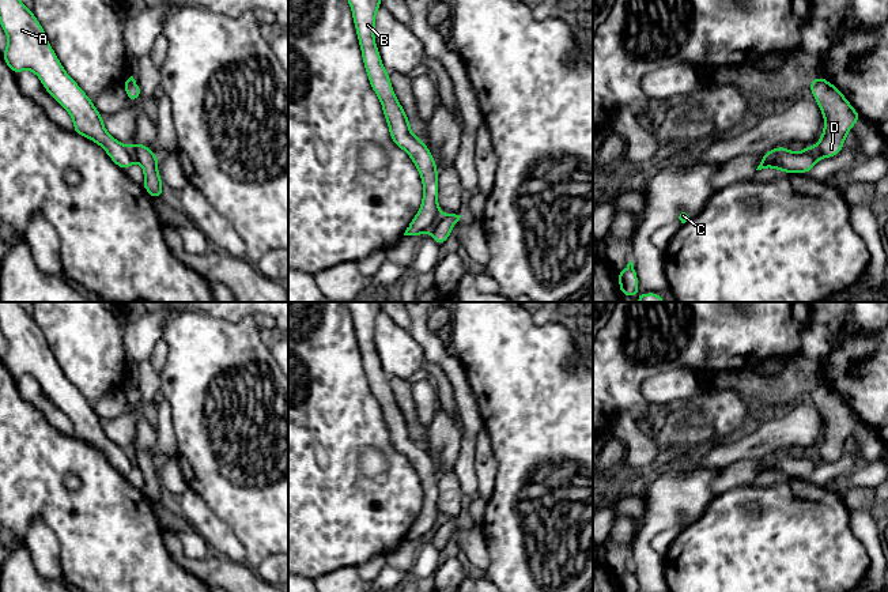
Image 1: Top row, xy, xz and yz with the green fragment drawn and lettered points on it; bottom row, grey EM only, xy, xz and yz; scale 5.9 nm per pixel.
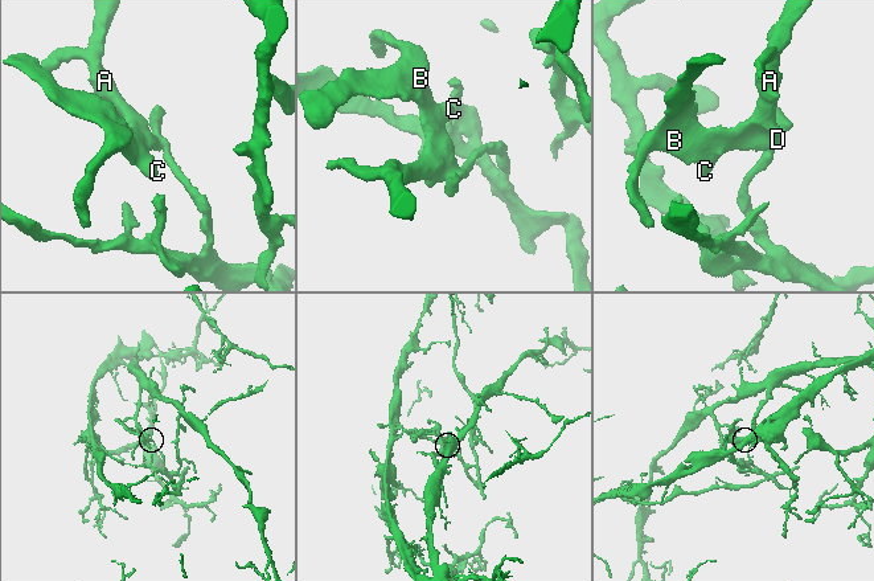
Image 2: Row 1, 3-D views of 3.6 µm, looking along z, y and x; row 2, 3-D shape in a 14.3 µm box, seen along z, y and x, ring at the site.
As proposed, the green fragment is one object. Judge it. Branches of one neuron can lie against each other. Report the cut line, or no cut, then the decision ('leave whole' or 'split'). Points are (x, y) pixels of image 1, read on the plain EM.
cut in xz along (442, 519), (429, 535); split

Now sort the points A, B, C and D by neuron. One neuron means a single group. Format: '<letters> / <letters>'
A B C / D

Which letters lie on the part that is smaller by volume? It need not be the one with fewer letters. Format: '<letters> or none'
D

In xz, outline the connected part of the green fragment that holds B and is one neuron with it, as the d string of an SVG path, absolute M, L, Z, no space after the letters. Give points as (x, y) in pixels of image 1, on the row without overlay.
M382 302L345 303L352 316L364 374L371 393L381 406L390 442L397 452L409 460L423 487L422 510L404 538L404 540L420 540L430 536L443 520L438 510L438 474L435 464L423 445L411 437L409 422L398 407L389 384L389 377L381 366L374 336L375 320Z

